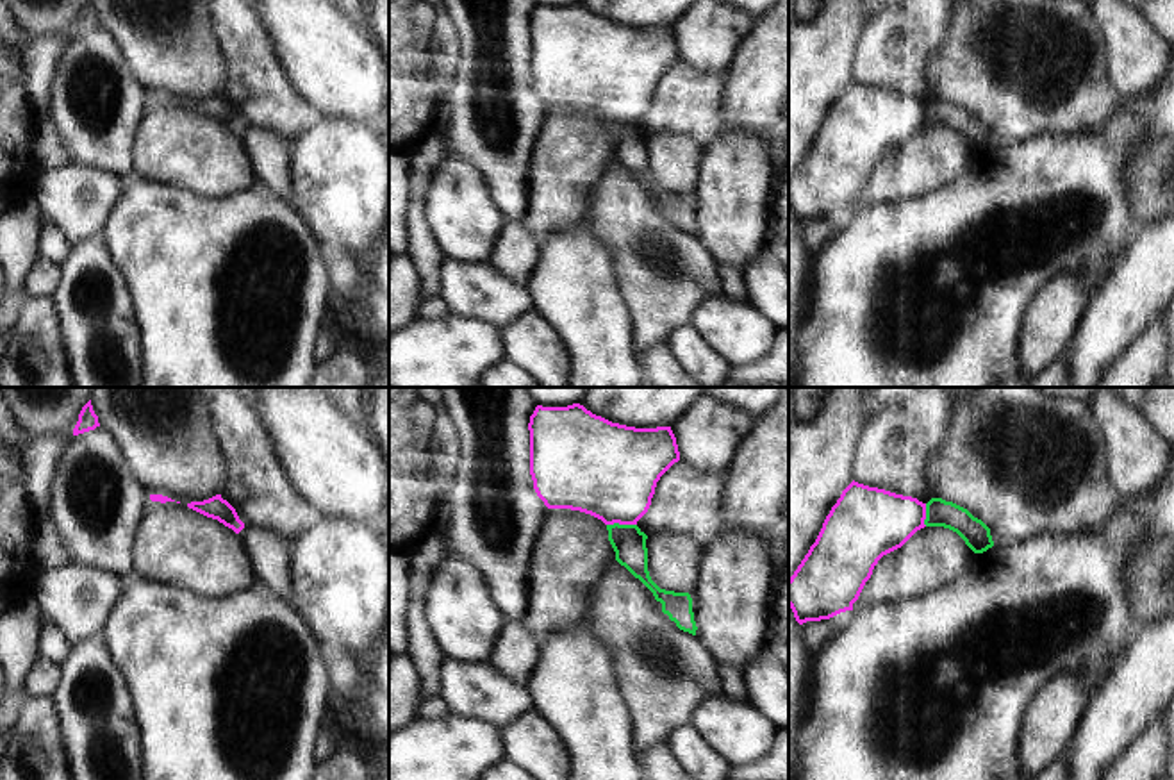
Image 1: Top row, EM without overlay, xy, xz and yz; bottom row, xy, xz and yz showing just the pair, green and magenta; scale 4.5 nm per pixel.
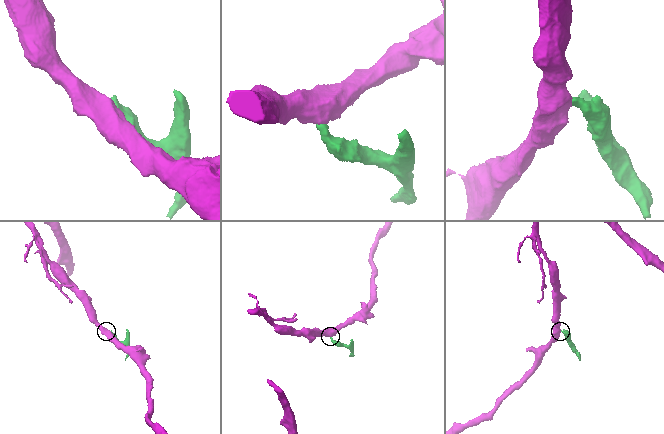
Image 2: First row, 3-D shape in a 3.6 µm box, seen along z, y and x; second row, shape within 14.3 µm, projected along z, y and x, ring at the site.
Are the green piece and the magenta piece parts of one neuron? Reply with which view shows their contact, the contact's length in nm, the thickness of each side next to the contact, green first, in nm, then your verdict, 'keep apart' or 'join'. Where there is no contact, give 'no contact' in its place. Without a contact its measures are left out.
meets green in xz; contact 140 nm long; 150 nm thick on the green side, 420 nm on the other; keep apart

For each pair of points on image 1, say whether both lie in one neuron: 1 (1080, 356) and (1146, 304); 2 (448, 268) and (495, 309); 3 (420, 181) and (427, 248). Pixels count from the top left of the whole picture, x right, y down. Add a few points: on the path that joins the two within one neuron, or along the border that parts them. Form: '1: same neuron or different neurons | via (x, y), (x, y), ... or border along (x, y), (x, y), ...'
1: same neuron | via (1096, 341), (1130, 307)
2: same neuron | via (459, 279), (484, 298)
3: same neuron | via (416, 197), (416, 232)

